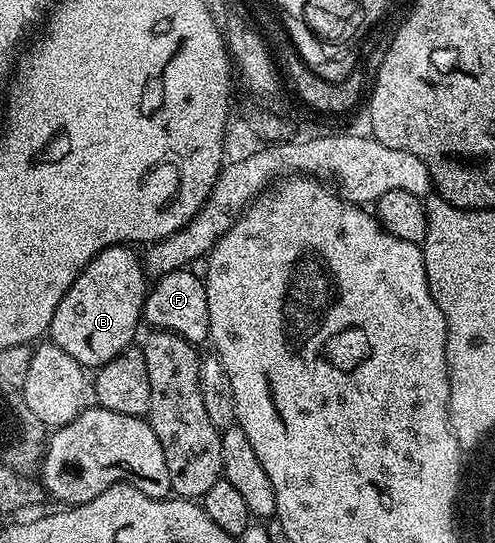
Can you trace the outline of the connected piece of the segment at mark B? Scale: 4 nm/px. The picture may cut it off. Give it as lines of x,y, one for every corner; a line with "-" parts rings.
114,246
92,260
71,282
67,294
55,306
48,339
63,354
75,358
82,368
96,370
134,343
137,327
143,324
147,273
140,255
129,246

